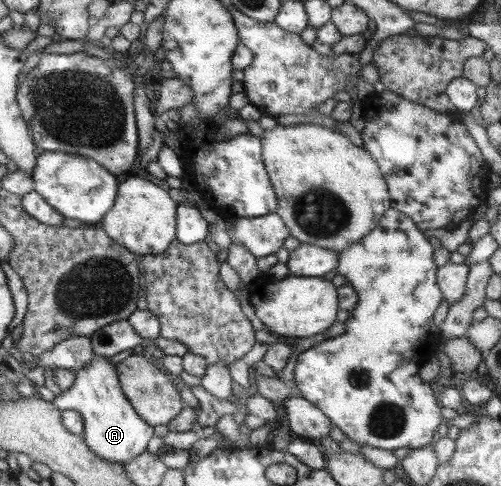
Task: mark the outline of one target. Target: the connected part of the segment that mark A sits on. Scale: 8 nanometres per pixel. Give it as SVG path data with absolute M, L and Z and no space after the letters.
M94 354L83 369L72 373L74 375L72 386L53 396L50 402L61 412L64 409L74 409L80 413L83 421L81 437L86 446L96 456L118 464L124 464L146 452L146 443L153 436L152 426L140 419L124 397L115 365L112 365L108 358Z

